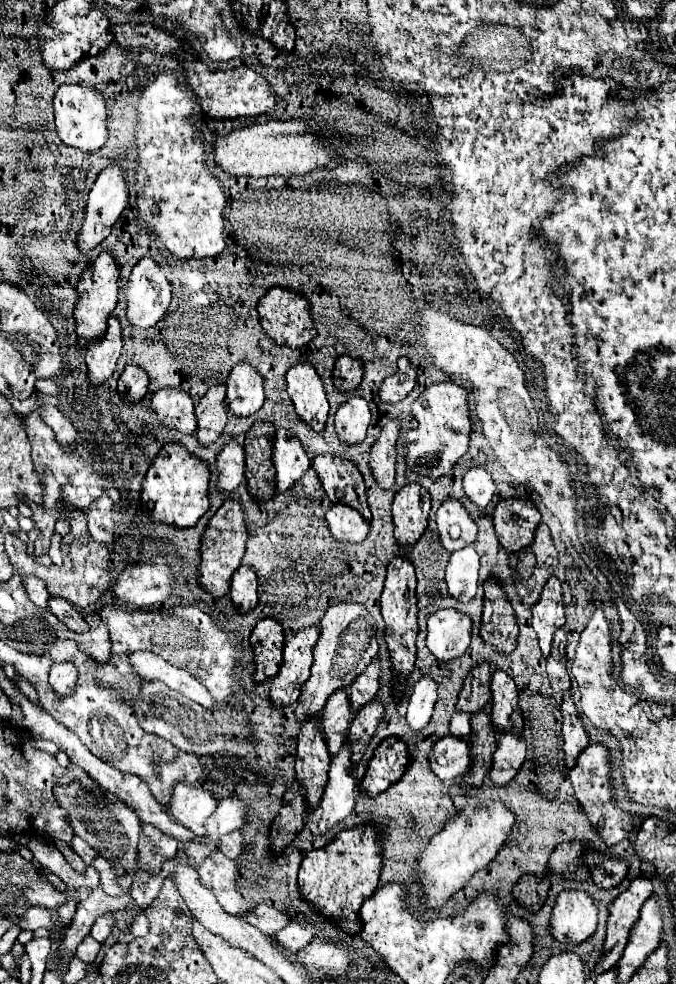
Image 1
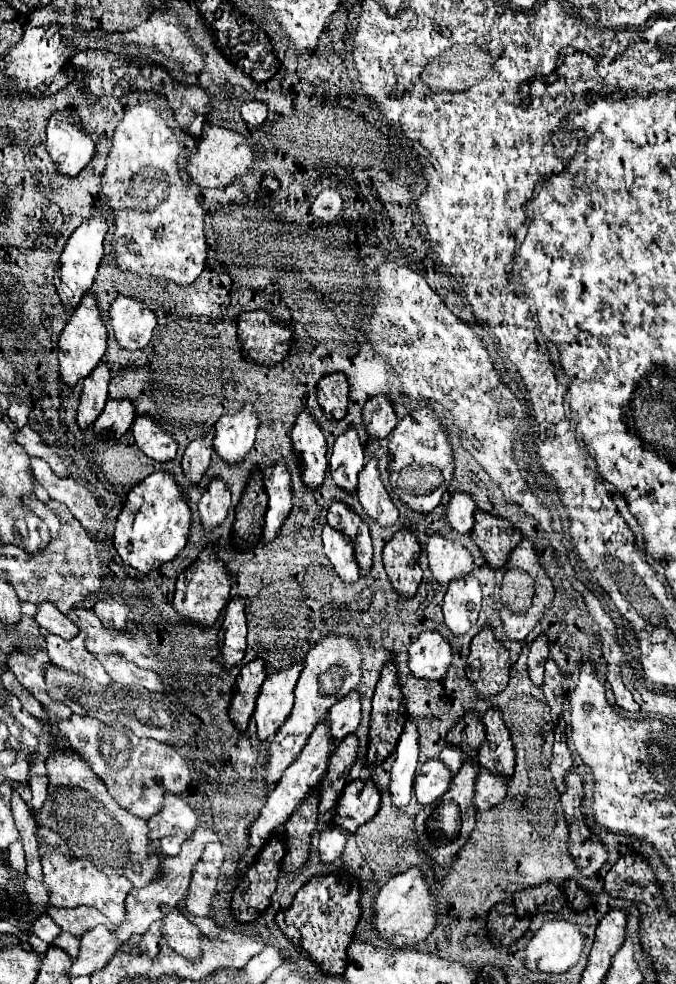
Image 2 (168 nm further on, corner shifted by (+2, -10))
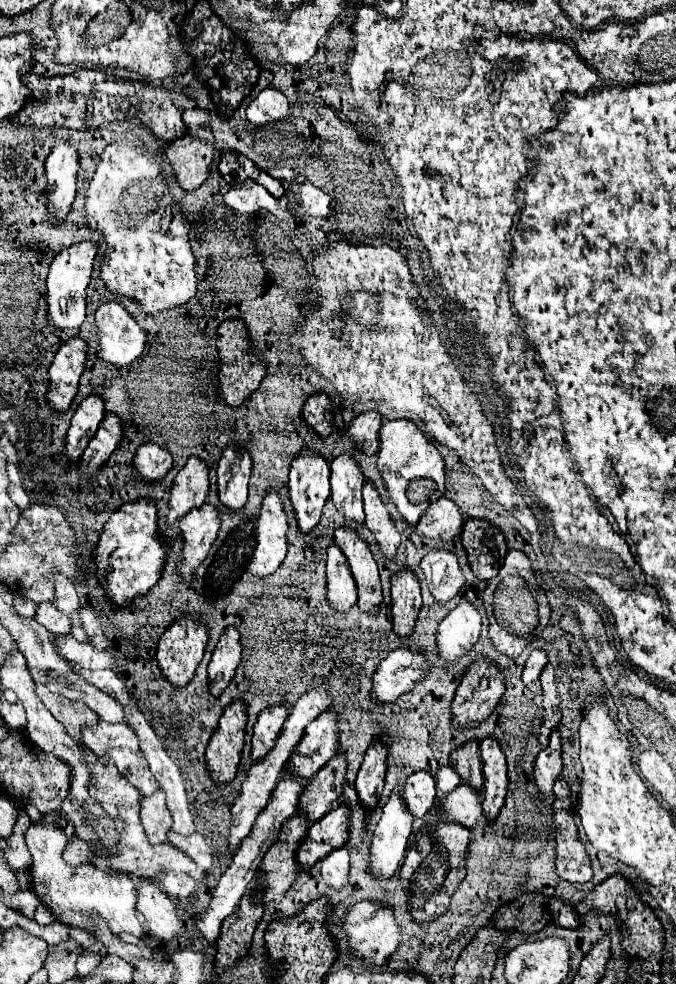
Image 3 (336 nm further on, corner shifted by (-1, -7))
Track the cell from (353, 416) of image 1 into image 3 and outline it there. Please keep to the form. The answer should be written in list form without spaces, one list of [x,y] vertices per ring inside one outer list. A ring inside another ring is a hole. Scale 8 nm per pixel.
[[[338,456],[332,462],[332,502],[340,516],[364,524],[364,508],[362,508],[362,486],[364,476],[358,464],[350,456]]]

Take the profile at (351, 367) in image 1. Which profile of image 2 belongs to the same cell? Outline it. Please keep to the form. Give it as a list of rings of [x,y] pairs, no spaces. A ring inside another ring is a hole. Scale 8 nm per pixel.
[[[343,373],[325,375],[317,385],[319,405],[331,419],[343,419],[349,403],[349,383]]]

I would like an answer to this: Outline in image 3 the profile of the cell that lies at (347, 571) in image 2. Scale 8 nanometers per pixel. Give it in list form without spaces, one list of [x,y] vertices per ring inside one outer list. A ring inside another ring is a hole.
[[[336,544],[328,548],[328,564],[326,564],[326,588],[328,602],[338,612],[348,612],[356,604],[356,588],[350,570],[346,568],[346,558]]]

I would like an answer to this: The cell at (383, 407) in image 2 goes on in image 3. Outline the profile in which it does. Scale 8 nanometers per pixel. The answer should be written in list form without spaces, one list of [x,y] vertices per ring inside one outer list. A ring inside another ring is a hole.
[[[366,412],[356,416],[346,434],[350,440],[356,442],[356,446],[366,454],[374,456],[378,452],[378,428],[382,426],[382,416],[376,412]]]

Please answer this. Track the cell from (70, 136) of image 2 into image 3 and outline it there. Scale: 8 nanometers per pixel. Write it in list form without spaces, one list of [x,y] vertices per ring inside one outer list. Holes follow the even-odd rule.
[[[56,142],[50,156],[46,158],[46,198],[50,204],[50,222],[64,222],[76,194],[78,154],[68,142]]]

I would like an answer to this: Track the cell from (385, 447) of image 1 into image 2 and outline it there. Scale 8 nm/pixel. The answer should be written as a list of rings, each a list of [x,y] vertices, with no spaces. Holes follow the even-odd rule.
[[[367,459],[363,471],[359,473],[357,497],[363,509],[379,523],[379,525],[393,525],[399,517],[397,507],[393,505],[387,489],[381,483],[381,473],[377,467],[377,459]]]

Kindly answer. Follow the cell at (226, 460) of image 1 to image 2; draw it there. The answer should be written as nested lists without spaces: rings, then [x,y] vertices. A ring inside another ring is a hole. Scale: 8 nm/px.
[[[213,477],[207,491],[199,501],[199,513],[205,529],[213,529],[221,525],[227,517],[227,509],[231,505],[231,489],[221,477]]]

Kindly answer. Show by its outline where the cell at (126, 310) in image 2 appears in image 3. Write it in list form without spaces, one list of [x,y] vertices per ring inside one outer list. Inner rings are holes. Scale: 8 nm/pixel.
[[[106,302],[96,310],[94,318],[100,344],[100,352],[96,356],[100,360],[120,368],[128,366],[142,354],[146,330],[138,326],[124,306],[118,302]]]

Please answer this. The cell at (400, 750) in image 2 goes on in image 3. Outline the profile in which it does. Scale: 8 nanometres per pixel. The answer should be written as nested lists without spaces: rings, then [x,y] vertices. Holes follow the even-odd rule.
[[[396,786],[394,794],[384,806],[384,814],[376,824],[370,844],[370,874],[378,880],[388,880],[396,874],[408,848],[410,822],[414,818],[406,812],[406,808],[402,808],[398,788],[400,786]]]

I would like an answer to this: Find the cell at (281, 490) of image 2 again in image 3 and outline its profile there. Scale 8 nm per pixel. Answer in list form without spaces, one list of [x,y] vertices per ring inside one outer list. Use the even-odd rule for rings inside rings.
[[[270,490],[264,498],[256,522],[256,530],[254,530],[256,546],[246,566],[246,572],[264,578],[278,570],[278,566],[286,556],[286,530],[288,530],[288,520],[282,508],[282,500],[278,492]]]

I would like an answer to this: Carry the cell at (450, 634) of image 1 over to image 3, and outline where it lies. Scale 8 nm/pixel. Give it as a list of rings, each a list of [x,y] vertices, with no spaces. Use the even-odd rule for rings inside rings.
[[[396,648],[388,654],[372,676],[370,700],[376,704],[394,702],[400,694],[414,688],[414,684],[426,674],[426,656],[412,648]]]

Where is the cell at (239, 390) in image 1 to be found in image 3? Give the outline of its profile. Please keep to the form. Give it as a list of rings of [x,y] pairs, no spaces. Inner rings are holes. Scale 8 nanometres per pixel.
[[[230,444],[218,464],[218,498],[232,512],[240,512],[246,504],[250,480],[250,454],[238,452]]]

